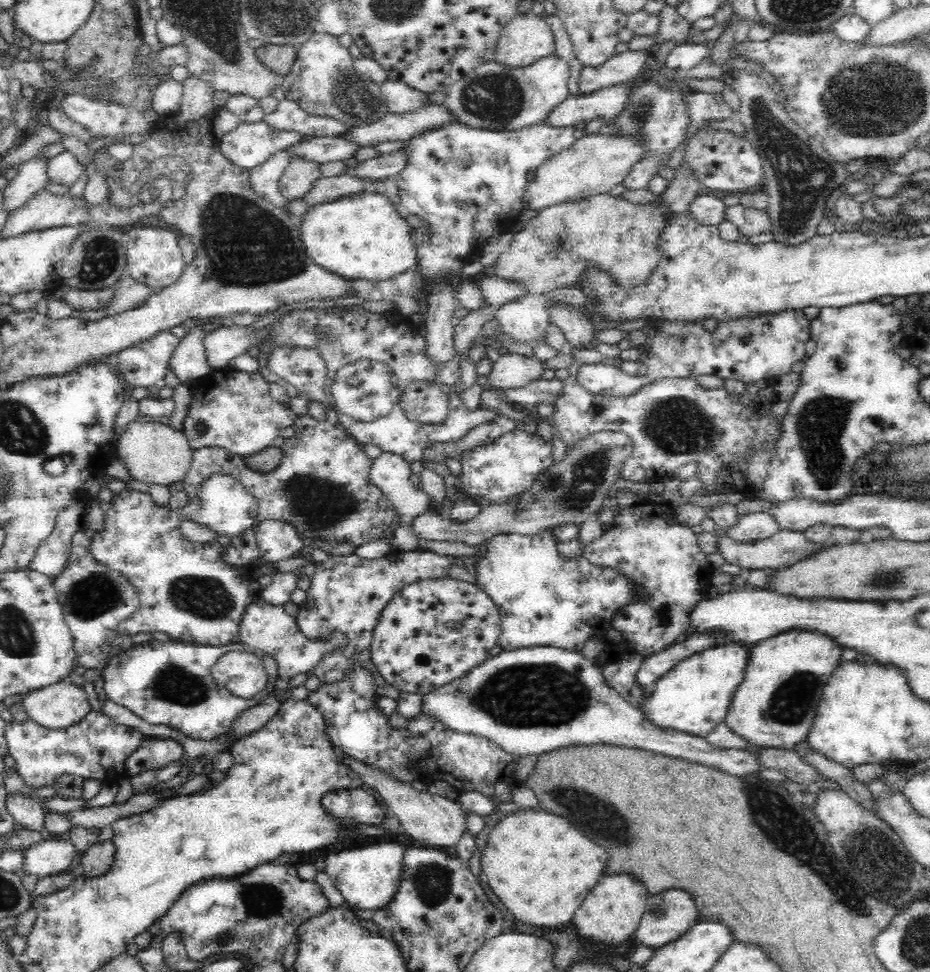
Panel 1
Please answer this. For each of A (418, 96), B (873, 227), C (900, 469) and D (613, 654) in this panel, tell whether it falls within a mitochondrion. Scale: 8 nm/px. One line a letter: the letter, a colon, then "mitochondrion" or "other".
A: other
B: other
C: other
D: other

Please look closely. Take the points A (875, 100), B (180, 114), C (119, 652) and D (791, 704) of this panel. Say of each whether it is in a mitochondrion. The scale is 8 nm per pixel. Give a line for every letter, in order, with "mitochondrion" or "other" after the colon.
A: mitochondrion
B: other
C: other
D: mitochondrion

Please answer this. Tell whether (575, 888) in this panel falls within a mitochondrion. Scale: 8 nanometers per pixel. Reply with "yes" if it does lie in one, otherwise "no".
no

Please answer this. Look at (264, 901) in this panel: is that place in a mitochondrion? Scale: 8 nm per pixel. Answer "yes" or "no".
yes

